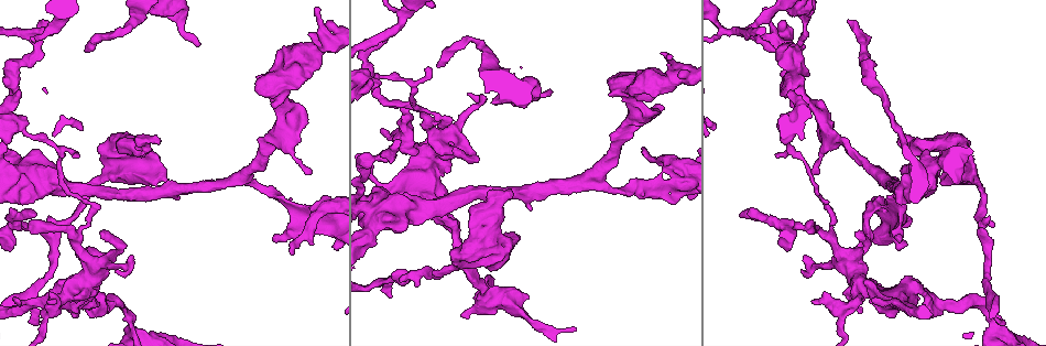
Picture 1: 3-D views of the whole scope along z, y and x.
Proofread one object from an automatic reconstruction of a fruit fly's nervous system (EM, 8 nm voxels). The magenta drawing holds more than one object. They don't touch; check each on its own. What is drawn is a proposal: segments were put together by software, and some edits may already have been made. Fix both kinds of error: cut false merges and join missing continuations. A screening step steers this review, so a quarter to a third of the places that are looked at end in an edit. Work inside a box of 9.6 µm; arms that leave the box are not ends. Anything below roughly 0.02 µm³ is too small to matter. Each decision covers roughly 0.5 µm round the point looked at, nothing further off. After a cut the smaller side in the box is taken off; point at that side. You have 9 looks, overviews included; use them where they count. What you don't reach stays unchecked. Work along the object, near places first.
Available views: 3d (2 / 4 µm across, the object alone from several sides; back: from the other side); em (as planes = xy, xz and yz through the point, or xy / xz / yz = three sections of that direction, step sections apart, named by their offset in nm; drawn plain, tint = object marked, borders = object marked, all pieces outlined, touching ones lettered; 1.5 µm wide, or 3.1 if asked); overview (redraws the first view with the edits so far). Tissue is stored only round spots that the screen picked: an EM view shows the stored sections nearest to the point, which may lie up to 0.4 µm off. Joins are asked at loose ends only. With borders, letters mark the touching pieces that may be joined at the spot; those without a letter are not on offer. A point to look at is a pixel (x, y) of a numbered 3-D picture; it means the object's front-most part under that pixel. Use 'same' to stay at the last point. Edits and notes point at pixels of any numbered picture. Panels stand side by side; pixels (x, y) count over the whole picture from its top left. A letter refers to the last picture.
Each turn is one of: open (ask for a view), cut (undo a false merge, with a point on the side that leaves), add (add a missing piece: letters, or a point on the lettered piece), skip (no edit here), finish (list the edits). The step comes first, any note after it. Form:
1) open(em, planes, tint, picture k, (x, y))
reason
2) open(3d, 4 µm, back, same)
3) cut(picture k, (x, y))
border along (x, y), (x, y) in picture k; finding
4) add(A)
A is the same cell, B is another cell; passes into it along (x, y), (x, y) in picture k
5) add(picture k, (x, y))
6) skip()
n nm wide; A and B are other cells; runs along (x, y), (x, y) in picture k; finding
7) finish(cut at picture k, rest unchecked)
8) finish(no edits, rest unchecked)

open(em, planes, borders, picture 1, (15, 226))
sharp bend

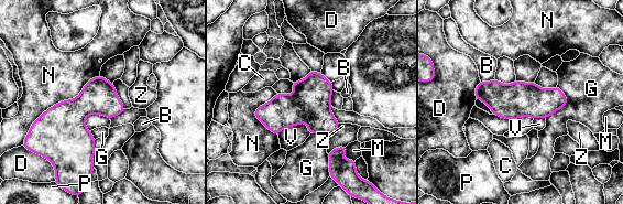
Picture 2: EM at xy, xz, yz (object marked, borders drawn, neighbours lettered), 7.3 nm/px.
skip()
B, C, D, G, M, N, P, V and Z are other cells; border along (308, 126), (287, 126), (277, 135) in picture 2; continuous, no second cell

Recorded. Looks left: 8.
open(em, planes, borders, picture 1, (438, 65))
long arm stops here

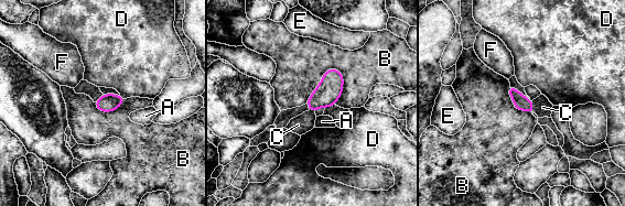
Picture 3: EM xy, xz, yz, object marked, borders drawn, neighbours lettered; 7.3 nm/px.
add(C)
B touches over 340 nm; C is the same cell, A, B, D, E and F are other cells; passes into it along (520, 102), (532, 107), (542, 107) in picture 3; it goes on there

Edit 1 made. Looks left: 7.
open(em, planes, borders, picture 1, (309, 34))
an open end

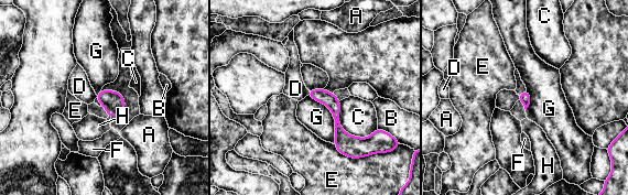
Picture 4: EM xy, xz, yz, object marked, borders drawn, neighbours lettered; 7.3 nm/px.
skip()
A, B, C, D, E, F, G and H are other cells; runs along (311, 93), (335, 108), (349, 153) in picture 4; none of them fits

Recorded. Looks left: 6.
finish(add at picture 3, rest unchecked)

